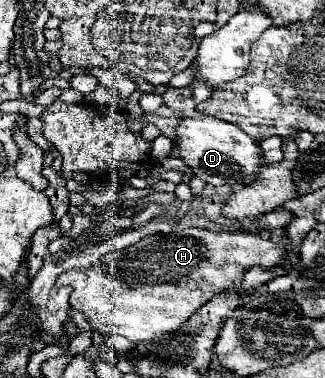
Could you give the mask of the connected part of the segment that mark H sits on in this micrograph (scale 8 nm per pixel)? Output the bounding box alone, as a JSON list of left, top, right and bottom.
[56,229,284,343]

